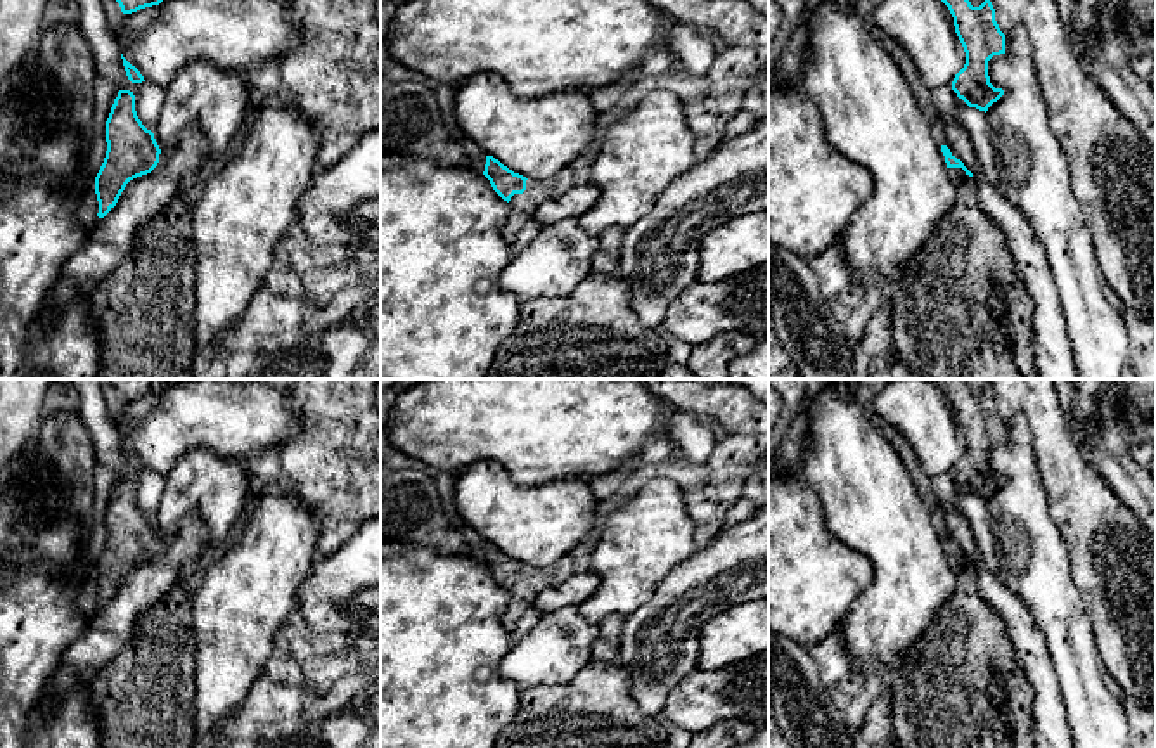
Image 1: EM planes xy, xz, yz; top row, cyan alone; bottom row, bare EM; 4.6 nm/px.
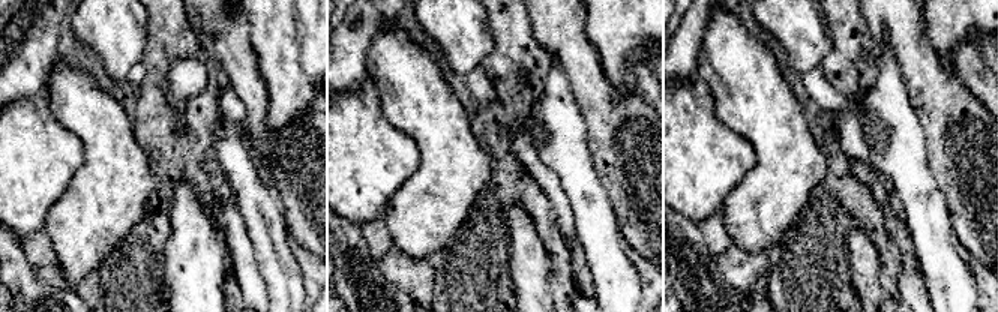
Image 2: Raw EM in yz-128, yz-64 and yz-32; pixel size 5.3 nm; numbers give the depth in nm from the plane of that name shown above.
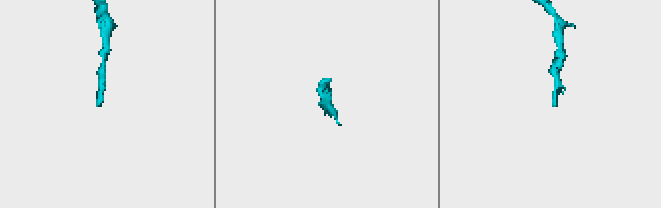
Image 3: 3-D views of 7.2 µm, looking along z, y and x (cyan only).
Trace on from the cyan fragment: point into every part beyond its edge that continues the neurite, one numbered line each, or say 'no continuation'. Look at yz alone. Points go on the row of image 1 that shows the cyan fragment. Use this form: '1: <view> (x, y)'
1: yz (942, 328)

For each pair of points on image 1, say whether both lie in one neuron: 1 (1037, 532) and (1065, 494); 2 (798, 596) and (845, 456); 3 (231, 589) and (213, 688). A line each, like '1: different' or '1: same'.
1: different
2: different
3: same

